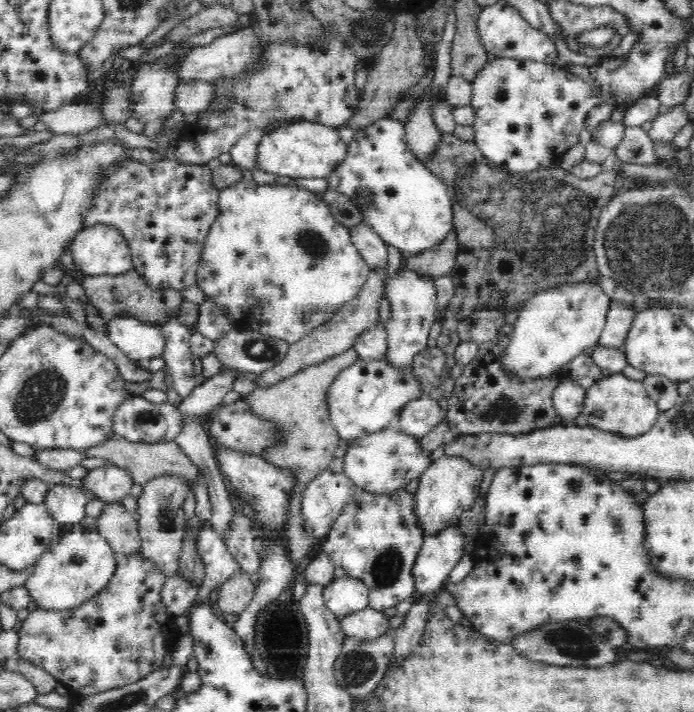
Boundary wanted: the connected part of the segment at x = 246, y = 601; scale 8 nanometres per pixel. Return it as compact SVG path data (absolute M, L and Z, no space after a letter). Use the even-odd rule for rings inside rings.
M242 570L230 576L219 586L218 608L222 614L241 613L255 599L257 580Z

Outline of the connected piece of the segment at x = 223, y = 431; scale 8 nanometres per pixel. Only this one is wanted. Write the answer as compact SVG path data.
M242 398L224 406L212 419L208 431L217 444L253 455L260 455L270 444L270 425L256 419L244 407Z

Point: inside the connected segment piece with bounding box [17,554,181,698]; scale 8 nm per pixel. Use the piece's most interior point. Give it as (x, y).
(121, 636)

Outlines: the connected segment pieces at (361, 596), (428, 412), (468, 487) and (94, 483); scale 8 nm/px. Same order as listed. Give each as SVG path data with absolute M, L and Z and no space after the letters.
M345 576L322 590L324 607L340 618L368 607L370 589L360 580Z
M428 396L408 404L400 413L394 427L419 442L441 424L441 417L442 409L438 401Z
M443 456L424 471L419 478L419 487L413 496L413 512L418 529L425 538L434 538L444 532L459 528L460 516L471 510L472 504L480 496L482 473L466 461Z
M117 466L98 467L89 471L84 484L102 501L122 502L132 492L133 476Z

